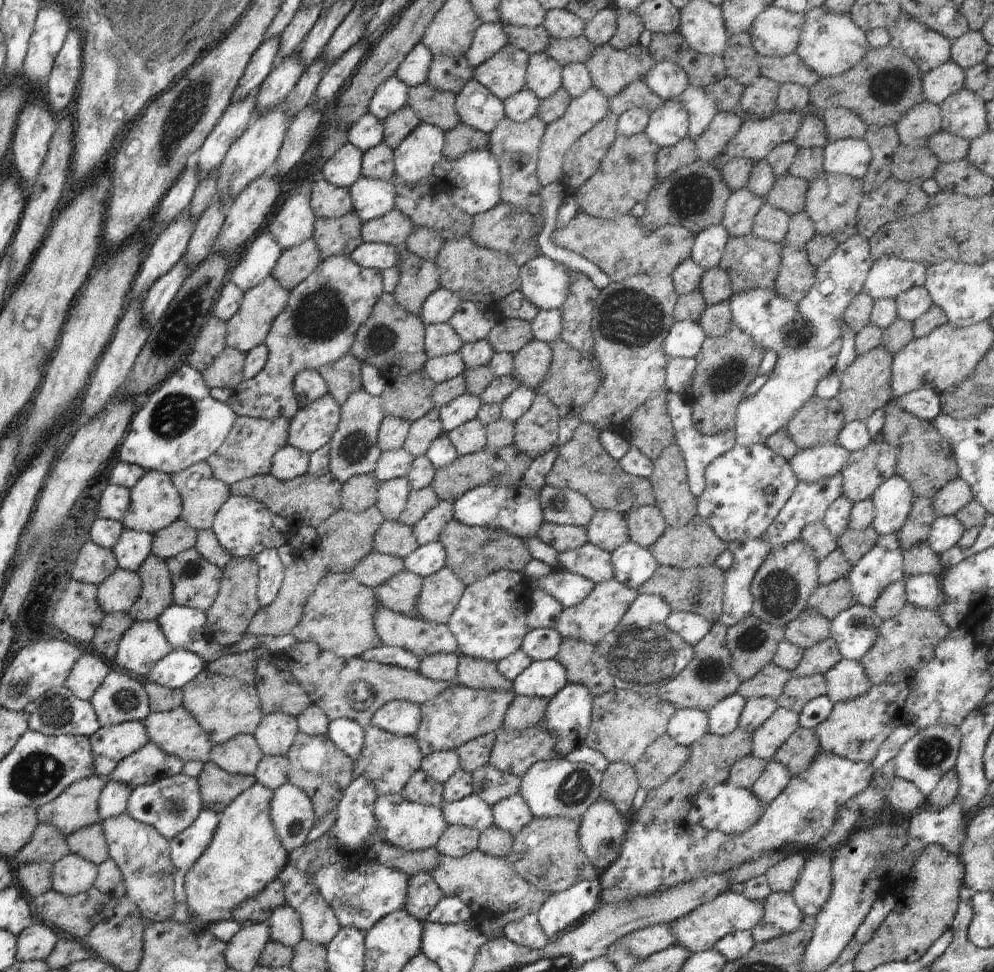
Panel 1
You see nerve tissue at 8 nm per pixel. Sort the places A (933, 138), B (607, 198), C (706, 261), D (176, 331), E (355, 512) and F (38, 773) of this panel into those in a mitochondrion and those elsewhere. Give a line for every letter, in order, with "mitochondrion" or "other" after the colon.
A: other
B: other
C: other
D: mitochondrion
E: other
F: mitochondrion

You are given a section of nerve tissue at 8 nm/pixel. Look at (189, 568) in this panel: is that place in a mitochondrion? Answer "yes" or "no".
yes

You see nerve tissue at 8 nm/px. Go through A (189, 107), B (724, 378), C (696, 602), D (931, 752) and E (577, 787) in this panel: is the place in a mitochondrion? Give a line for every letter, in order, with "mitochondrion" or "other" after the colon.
A: mitochondrion
B: mitochondrion
C: other
D: mitochondrion
E: mitochondrion

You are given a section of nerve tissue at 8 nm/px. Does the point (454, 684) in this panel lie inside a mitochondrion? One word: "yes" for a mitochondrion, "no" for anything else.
no

